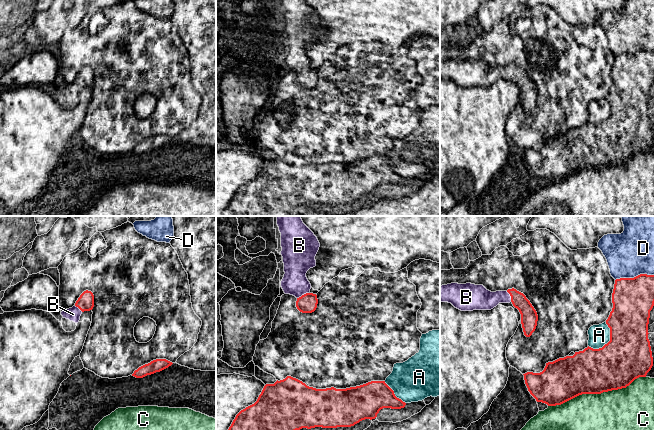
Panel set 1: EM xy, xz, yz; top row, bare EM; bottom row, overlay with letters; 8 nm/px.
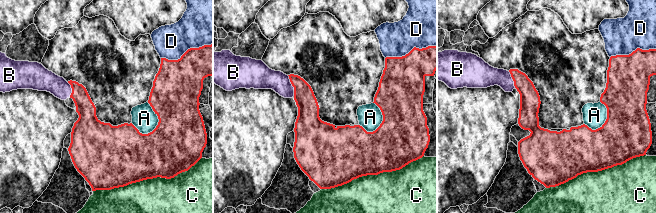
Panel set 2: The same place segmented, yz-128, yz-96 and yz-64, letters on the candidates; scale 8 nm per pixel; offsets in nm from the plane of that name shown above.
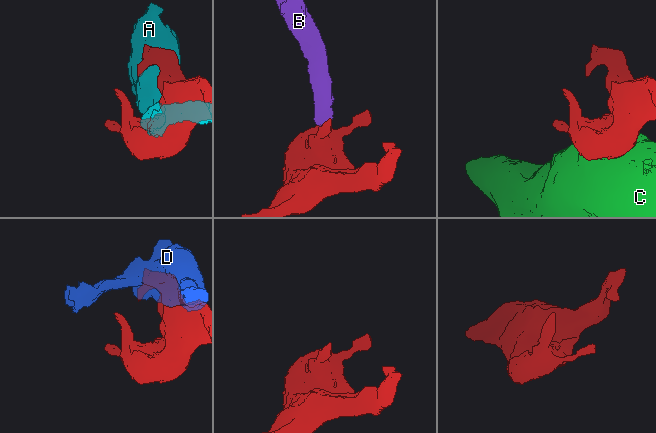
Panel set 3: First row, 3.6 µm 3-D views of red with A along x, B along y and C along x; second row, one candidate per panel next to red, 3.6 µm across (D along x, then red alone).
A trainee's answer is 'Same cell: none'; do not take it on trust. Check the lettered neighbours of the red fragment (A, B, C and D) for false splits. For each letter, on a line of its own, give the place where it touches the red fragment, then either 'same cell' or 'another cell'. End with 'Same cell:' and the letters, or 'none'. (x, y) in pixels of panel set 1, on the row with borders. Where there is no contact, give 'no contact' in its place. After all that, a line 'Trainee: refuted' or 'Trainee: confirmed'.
A: yz (609, 341) | another cell
B: xz (302, 295) | same cell
C: yz (596, 393) | another cell
D: yz (634, 277) | another cell
Same cell: B
Trainee: refuted

